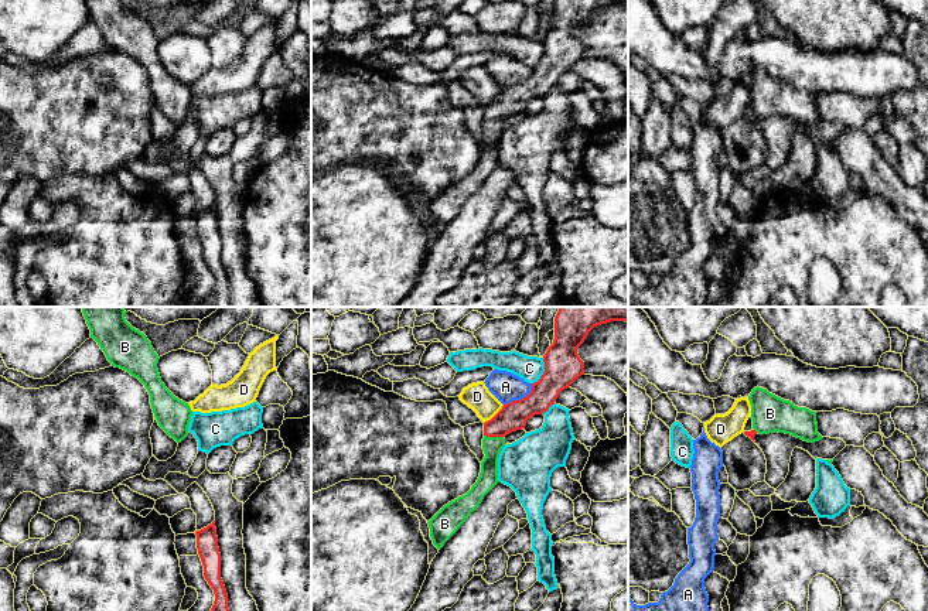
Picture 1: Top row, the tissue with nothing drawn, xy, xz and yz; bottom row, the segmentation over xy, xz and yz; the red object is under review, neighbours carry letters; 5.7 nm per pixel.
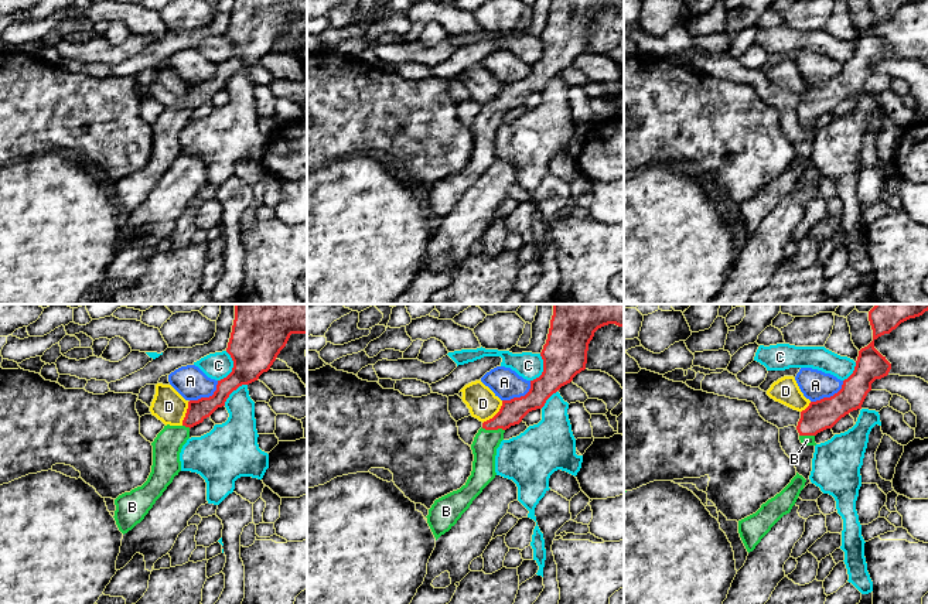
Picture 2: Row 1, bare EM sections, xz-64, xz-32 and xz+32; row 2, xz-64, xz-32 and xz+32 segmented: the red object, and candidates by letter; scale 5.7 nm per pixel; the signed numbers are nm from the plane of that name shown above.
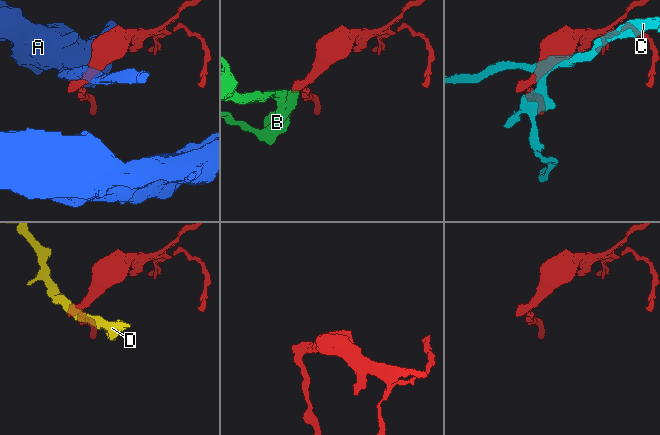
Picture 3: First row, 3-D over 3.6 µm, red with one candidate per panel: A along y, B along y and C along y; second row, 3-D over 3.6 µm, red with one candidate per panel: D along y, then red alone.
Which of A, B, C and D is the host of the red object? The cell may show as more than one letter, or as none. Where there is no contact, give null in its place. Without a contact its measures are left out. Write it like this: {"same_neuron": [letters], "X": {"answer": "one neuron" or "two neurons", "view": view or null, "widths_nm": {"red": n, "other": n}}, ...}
{"same_neuron": ["B"], "A": {"answer": "two neurons", "view": "xz", "widths_nm": {"red": 170, "other": 170}}, "B": {"answer": "one neuron", "view": "xz", "widths_nm": {"red": 160, "other": 110}}, "C": {"answer": "two neurons", "view": "xz", "widths_nm": {"red": 200, "other": 140}}, "D": {"answer": "two neurons", "view": "xz", "widths_nm": {"red": 160, "other": 150}}}

